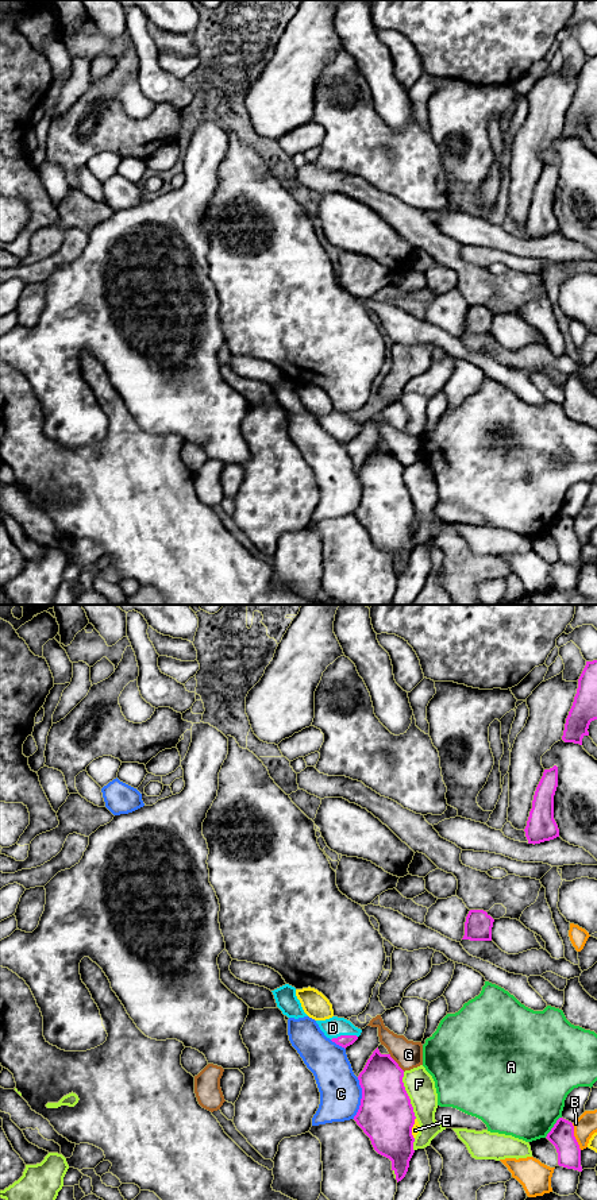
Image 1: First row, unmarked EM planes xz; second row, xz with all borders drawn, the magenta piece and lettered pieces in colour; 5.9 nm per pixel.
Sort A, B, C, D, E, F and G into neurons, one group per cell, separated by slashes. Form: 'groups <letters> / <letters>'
groups A / B / C / D / E / F / G

